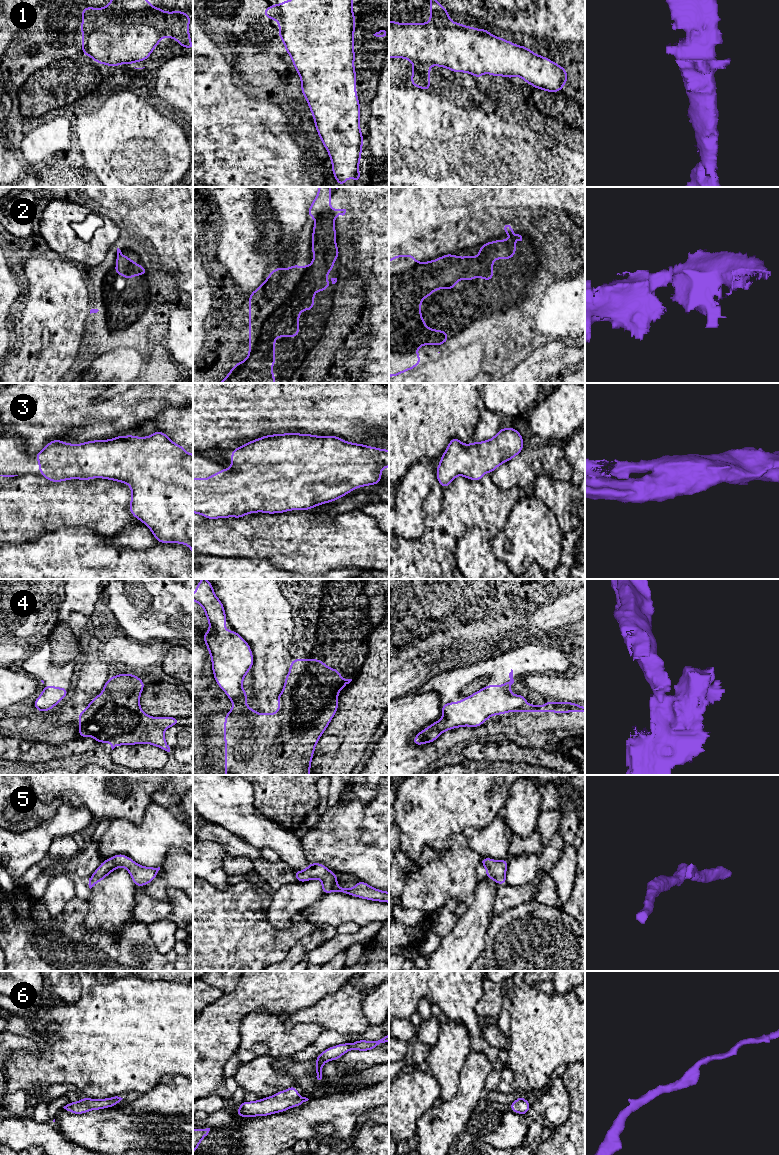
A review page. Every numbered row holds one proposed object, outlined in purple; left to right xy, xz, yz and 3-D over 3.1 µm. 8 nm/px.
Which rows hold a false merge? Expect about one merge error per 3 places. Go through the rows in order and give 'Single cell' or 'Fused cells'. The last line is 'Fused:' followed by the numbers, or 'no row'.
1: Single cell
2: Single cell
3: Single cell
4: Fused cells
5: Single cell
6: Single cell
Fused: 4

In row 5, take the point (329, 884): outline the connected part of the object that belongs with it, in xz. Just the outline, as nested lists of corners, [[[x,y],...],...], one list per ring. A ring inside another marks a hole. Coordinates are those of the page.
[[[309,863],[307,869],[293,872],[297,882],[306,882],[311,879],[321,879],[323,894],[338,891],[343,894],[356,896],[366,900],[389,903],[389,892],[373,888],[359,879],[354,888],[342,888],[338,886],[336,873],[329,871],[327,867],[321,863]]]

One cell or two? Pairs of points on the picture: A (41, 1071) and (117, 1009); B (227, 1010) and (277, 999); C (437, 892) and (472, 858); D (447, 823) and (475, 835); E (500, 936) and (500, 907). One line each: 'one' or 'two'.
A: one
B: one
C: one
D: two
E: two

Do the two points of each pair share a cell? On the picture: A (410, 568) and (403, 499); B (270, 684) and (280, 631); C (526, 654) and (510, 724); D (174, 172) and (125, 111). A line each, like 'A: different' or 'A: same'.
A: different
B: same
C: different
D: same

